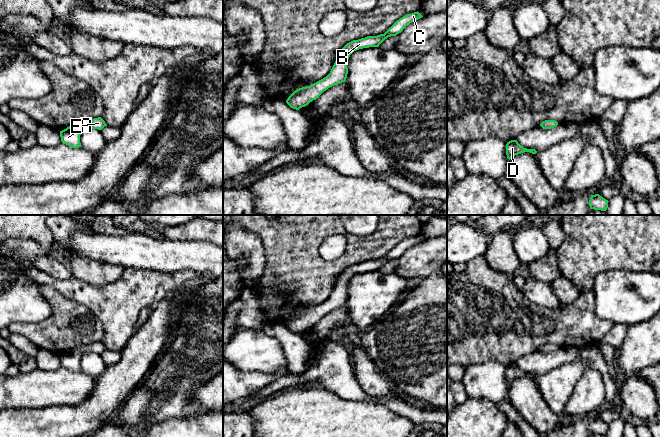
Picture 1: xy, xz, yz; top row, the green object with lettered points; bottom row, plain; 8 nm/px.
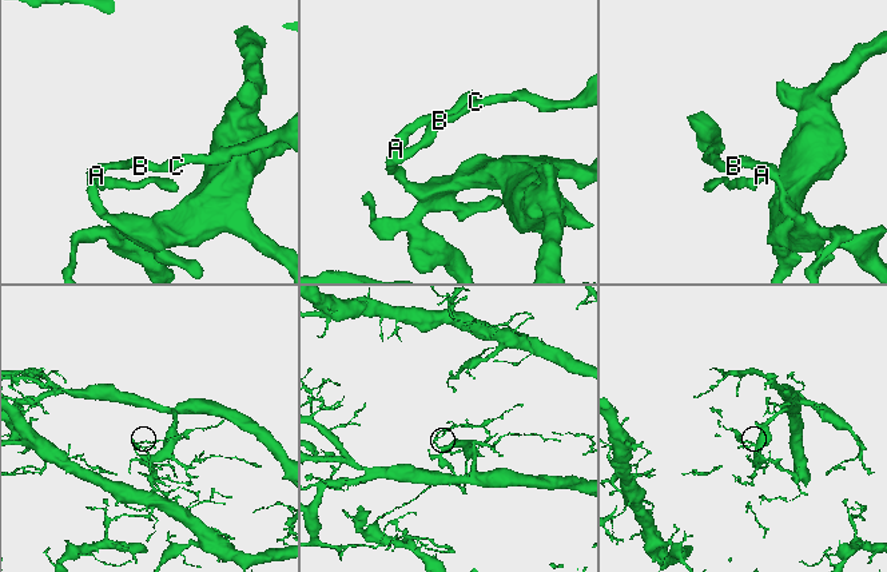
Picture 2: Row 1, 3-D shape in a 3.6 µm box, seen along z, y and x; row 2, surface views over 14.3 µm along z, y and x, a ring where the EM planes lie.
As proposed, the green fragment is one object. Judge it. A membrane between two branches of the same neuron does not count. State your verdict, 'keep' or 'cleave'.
keep

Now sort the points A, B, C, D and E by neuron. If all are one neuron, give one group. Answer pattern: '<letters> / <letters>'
A B C D E

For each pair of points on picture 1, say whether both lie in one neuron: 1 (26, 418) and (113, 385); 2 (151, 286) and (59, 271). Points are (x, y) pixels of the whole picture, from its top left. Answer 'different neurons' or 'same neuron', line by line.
1: same neuron
2: different neurons

